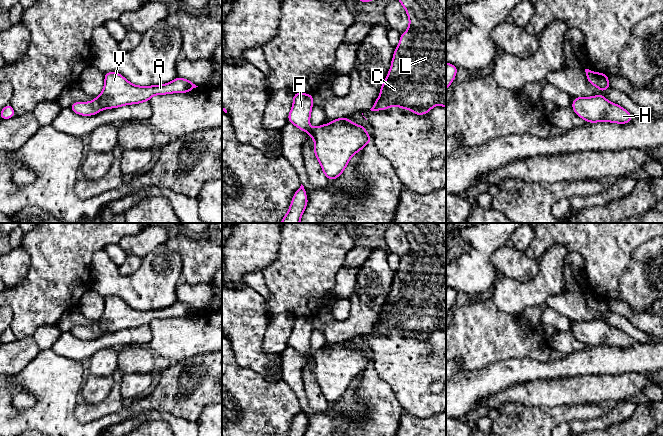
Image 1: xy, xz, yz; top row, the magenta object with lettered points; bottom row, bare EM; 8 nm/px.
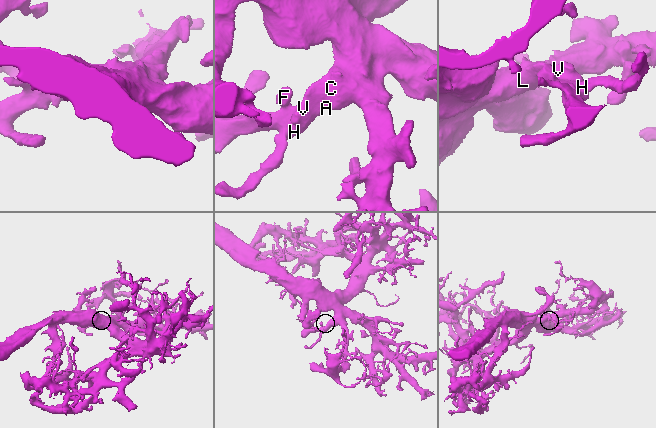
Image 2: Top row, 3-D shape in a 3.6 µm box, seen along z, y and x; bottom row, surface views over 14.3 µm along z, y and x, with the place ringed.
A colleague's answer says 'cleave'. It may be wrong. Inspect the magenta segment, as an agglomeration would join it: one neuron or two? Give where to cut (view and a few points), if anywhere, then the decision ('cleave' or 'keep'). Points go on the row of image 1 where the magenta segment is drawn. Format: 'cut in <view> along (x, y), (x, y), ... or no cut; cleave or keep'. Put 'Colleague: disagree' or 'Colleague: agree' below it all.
no cut; keep
Colleague: disagree

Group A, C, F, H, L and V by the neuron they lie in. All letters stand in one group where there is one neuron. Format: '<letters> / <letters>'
A C F H L V

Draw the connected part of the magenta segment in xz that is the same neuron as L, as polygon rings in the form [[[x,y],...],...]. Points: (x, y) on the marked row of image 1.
[[[398,0],[409,18],[408,29],[401,34],[390,70],[371,111],[391,106],[425,115],[434,106],[446,108],[446,0]]]

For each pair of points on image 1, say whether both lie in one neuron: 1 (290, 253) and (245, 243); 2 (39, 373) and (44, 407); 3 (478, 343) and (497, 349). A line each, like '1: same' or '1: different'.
1: different
2: same
3: same

